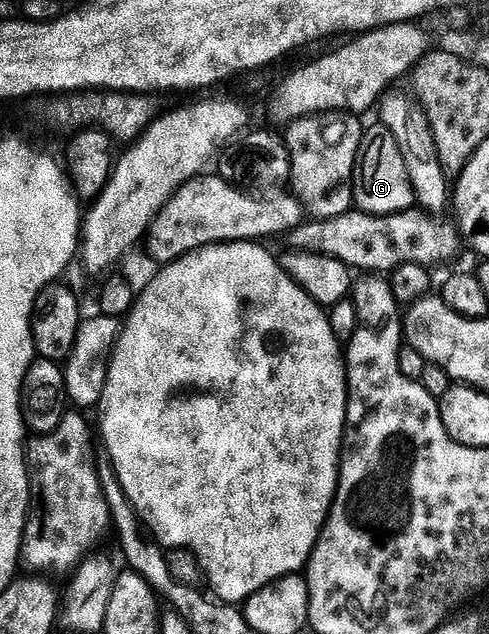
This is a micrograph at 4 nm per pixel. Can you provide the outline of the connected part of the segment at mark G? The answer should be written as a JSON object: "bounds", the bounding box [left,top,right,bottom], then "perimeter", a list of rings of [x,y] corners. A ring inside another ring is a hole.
{"bounds":[354,123,415,217],"perimeter":[[[381,123],[367,128],[362,134],[358,166],[354,169],[354,205],[363,213],[387,217],[415,208],[414,188],[408,175],[406,155],[392,131]]]}

